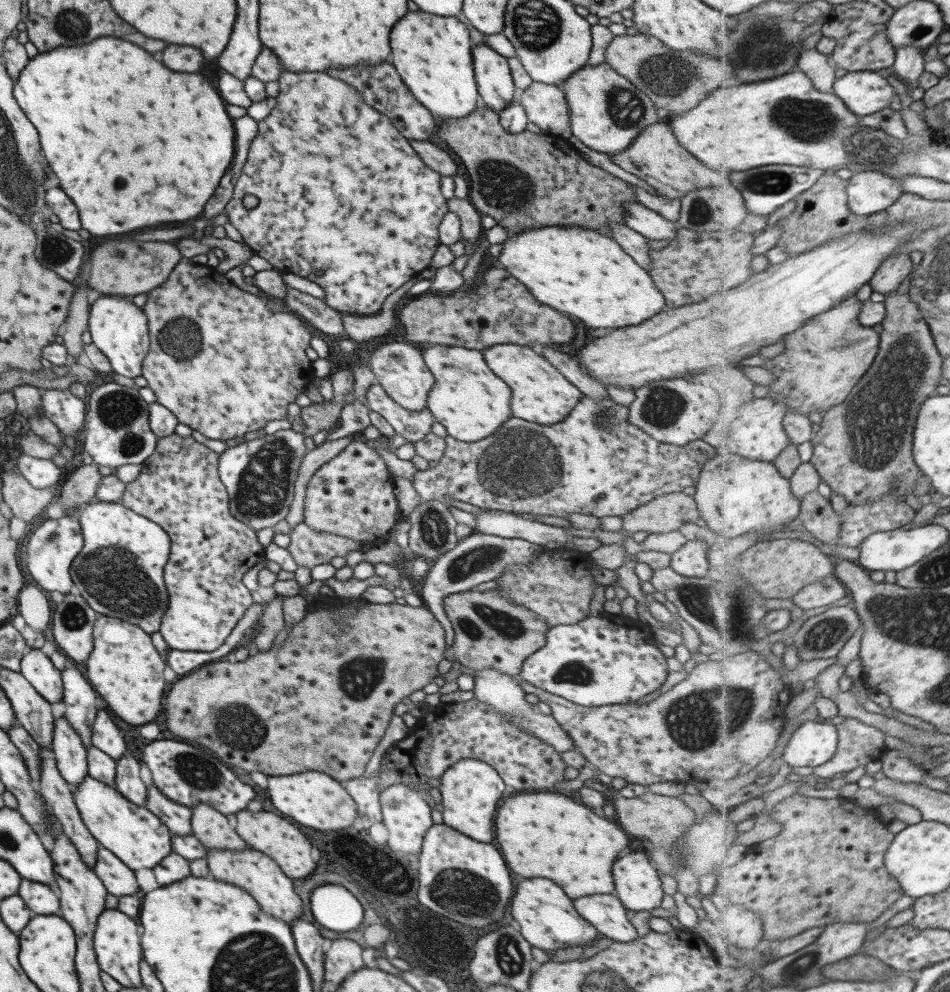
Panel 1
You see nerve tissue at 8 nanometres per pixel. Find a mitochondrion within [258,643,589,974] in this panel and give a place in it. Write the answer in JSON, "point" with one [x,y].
{"point":[457,891]}

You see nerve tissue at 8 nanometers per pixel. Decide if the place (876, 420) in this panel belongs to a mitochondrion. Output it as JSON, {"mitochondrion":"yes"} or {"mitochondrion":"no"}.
{"mitochondrion":"yes"}

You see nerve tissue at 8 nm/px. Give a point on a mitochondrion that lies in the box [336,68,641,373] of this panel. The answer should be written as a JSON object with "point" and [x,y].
{"point":[502,184]}

